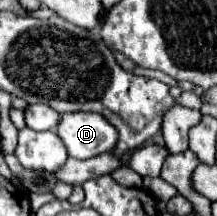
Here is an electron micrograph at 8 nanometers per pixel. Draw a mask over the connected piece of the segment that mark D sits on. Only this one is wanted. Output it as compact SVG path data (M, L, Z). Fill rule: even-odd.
M97 112L63 114L57 134L65 142L69 156L79 160L113 150L119 138L115 126Z

